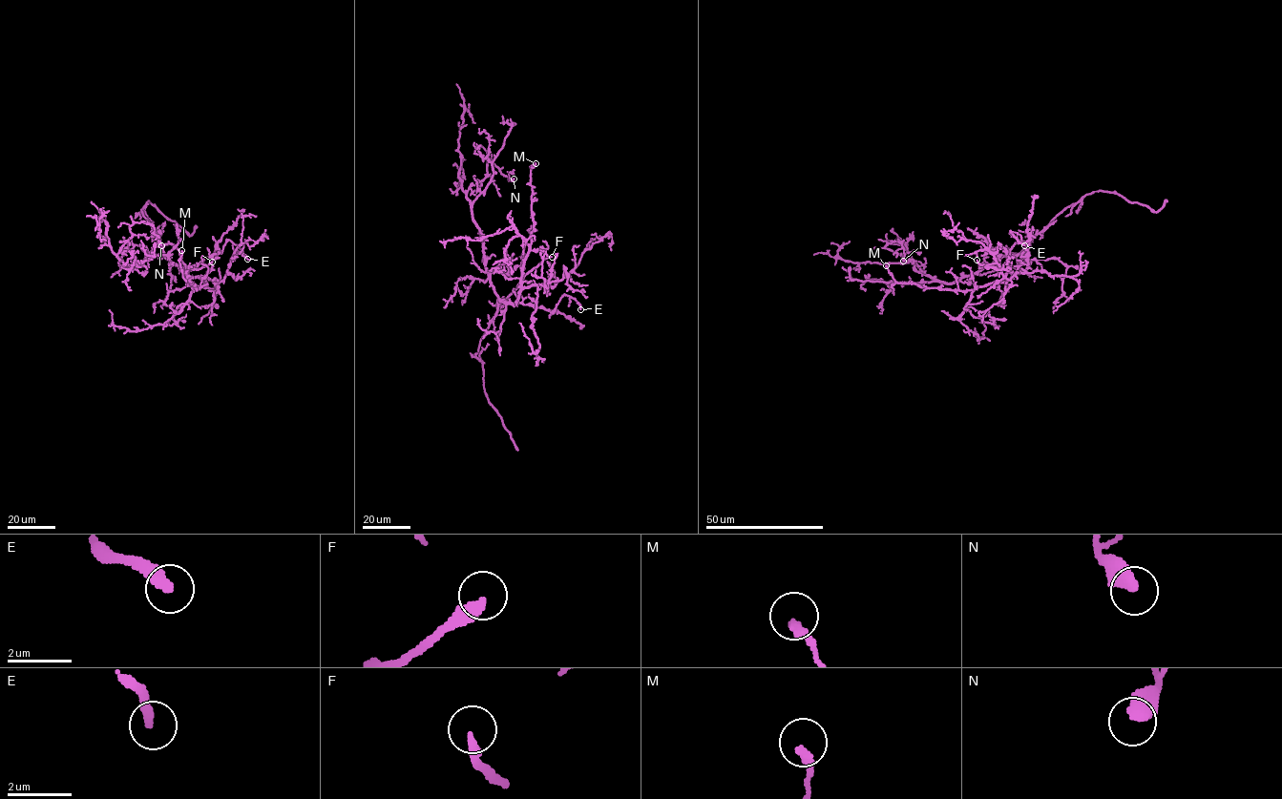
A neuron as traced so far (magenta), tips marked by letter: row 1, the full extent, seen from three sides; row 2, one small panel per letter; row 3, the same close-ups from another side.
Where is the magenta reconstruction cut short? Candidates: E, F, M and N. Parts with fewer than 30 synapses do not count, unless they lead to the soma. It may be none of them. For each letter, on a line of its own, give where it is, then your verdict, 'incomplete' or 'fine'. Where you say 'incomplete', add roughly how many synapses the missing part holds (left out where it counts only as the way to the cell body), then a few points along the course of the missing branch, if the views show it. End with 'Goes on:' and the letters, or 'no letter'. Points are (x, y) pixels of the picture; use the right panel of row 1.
E: (1024, 245) | fine
F: (977, 260) | fine
M: (886, 265) | fine
N: (903, 261) | fine
Goes on: no letter

